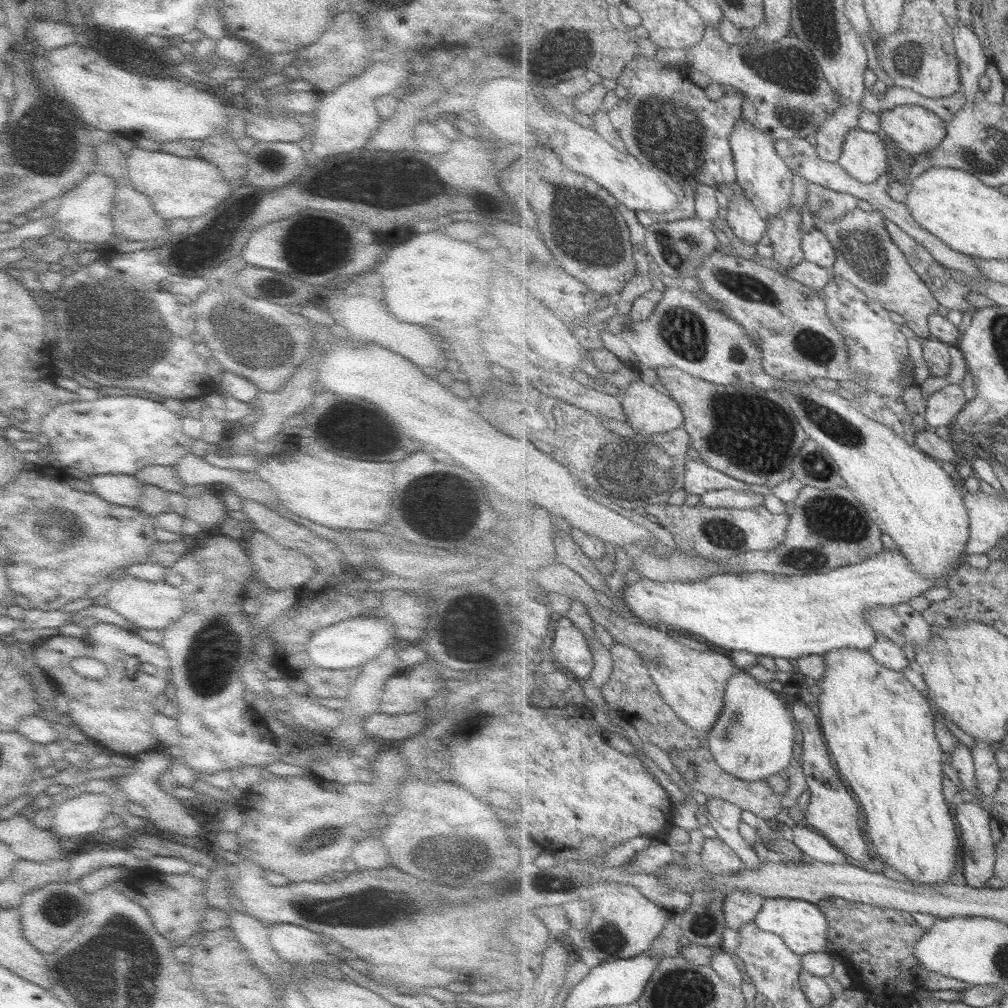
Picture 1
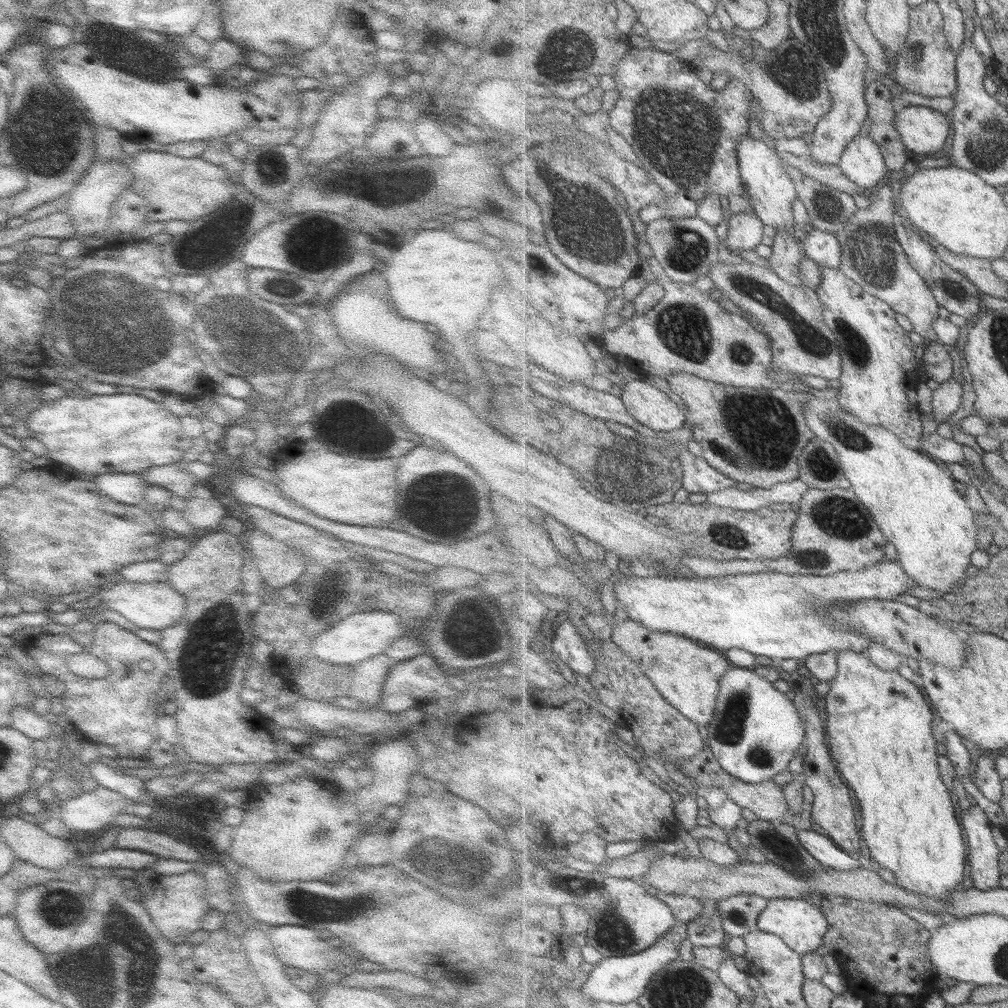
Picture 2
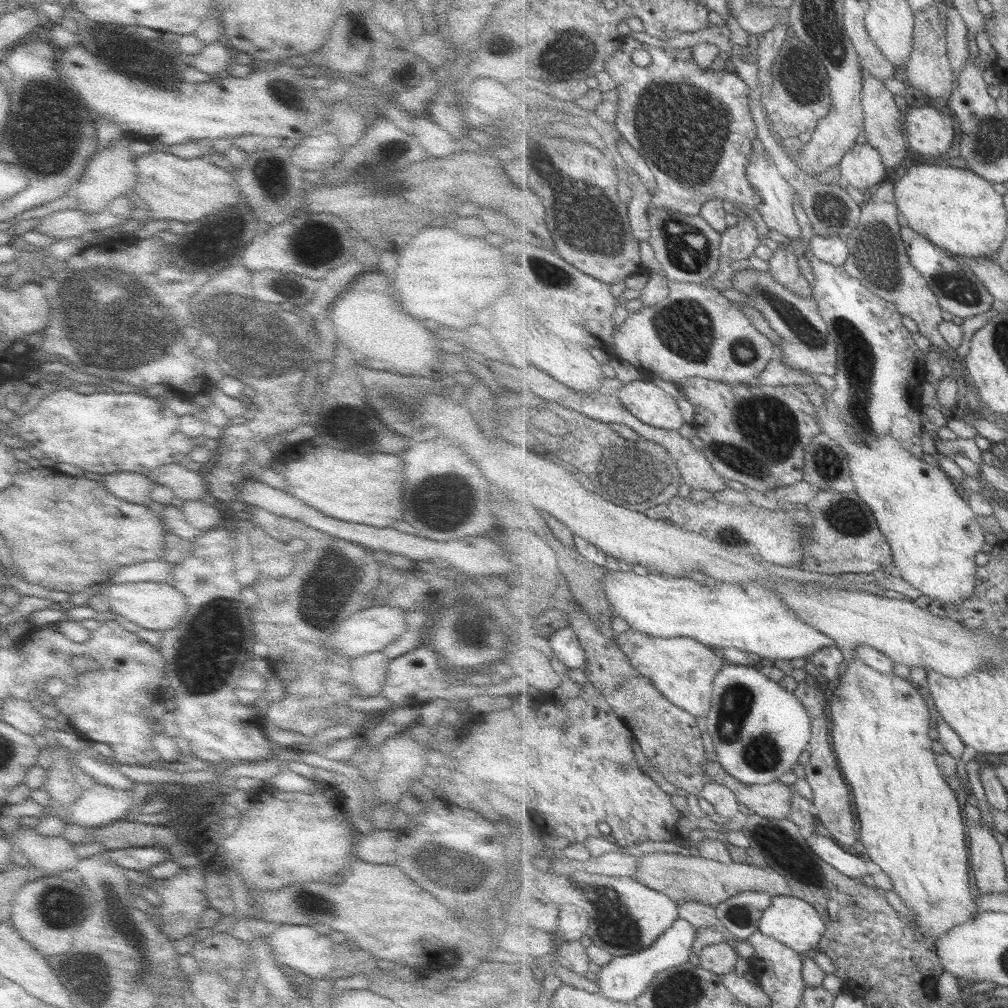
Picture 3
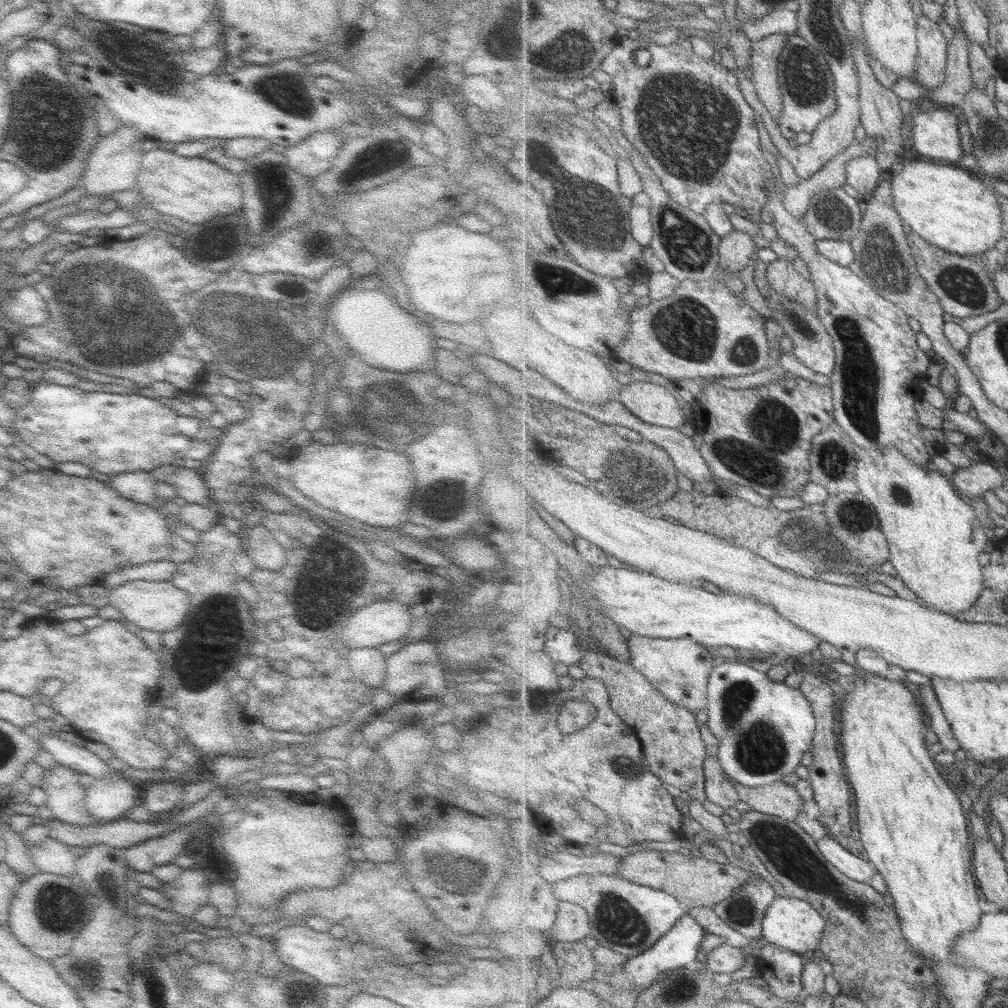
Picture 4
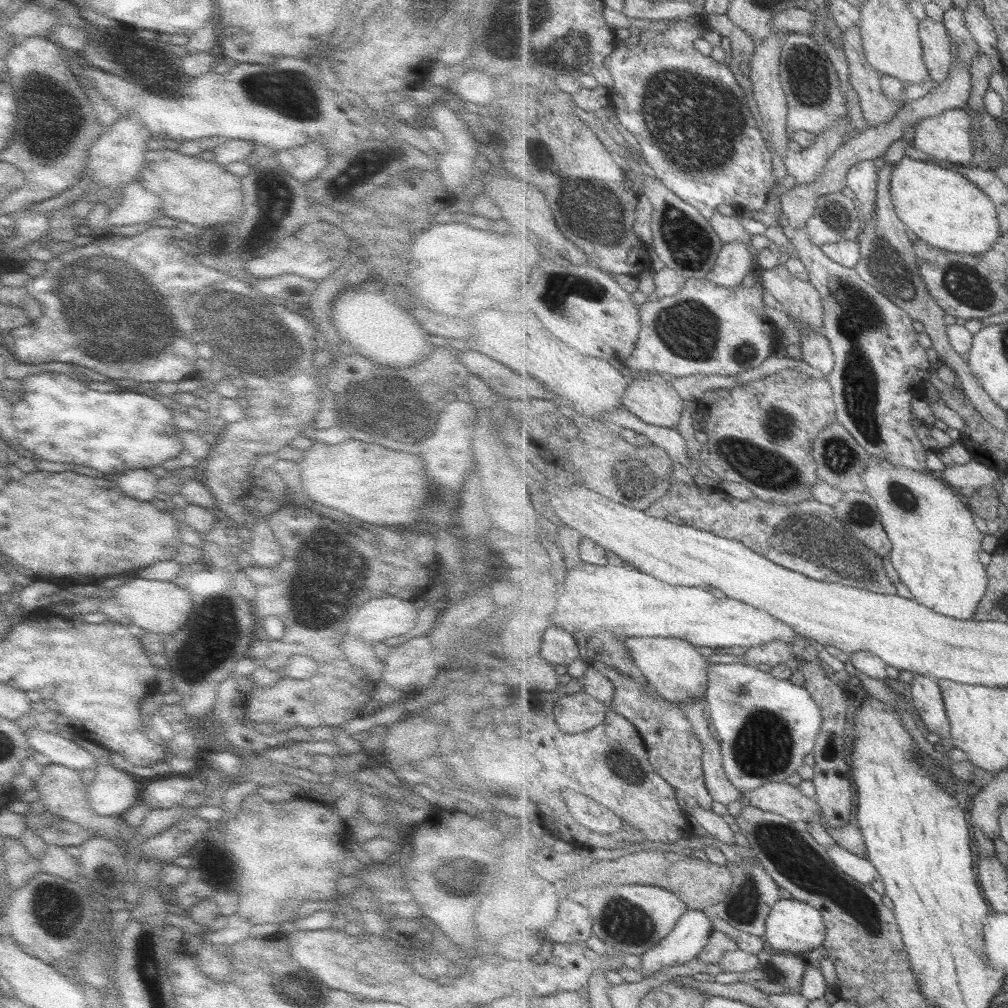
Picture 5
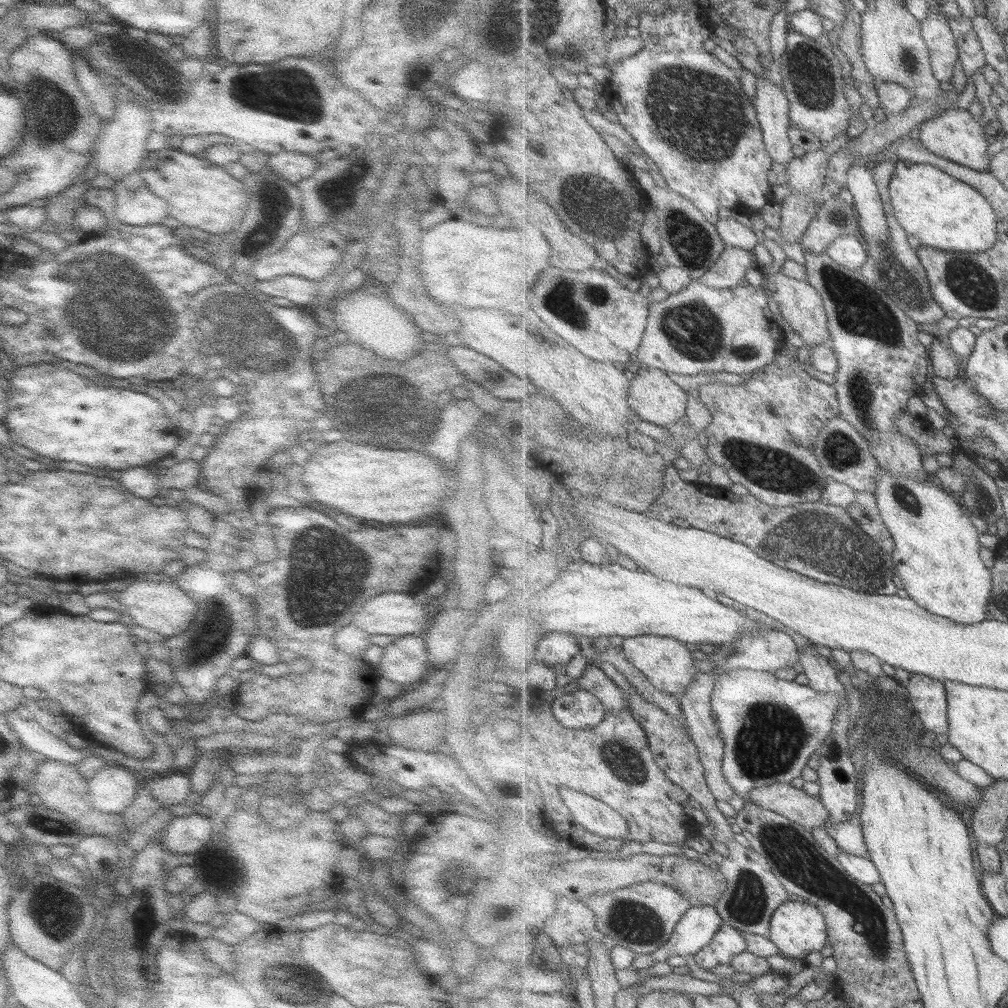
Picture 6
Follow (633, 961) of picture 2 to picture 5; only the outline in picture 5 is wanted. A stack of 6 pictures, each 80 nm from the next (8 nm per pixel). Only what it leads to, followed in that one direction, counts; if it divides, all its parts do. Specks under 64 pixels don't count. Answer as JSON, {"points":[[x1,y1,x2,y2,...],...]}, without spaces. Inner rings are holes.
{"points":[[688,909,676,927,655,947,641,955,640,978,651,976,665,966,683,964,696,958,707,946,714,933,714,924,708,911]]}

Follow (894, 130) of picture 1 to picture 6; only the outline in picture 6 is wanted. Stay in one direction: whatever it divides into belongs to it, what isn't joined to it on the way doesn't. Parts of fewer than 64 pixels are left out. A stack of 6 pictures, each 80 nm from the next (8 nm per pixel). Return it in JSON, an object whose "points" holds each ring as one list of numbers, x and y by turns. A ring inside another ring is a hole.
{"points":[[951,108,936,118,923,122,920,126,918,141,933,154,962,166,979,172,989,172,991,169,989,144,992,138,985,135,984,126,968,109]]}

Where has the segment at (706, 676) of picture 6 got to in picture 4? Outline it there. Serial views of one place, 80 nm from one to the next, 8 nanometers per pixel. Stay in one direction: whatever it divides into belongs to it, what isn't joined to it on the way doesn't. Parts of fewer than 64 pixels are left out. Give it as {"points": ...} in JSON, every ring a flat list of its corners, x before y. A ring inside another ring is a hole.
{"points":[[709,755,704,762,706,774,706,795,710,802,720,806,723,810,735,806,740,800,740,792,735,788,718,755]]}

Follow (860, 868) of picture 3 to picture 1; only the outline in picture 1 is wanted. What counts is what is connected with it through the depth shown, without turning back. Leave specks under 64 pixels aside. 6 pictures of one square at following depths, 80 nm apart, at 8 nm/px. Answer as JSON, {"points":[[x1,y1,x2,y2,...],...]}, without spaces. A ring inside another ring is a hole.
{"points":[[795,825,792,828,791,841,798,844,804,861,820,861,831,865,847,863,847,856,843,856,843,852,837,850,829,839,803,825]]}

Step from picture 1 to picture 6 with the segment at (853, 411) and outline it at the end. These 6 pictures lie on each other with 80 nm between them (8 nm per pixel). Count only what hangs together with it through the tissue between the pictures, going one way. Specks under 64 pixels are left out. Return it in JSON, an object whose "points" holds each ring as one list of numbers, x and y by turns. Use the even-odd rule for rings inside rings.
{"points":[[883,468,878,472,877,488,873,494,877,497,881,516,896,544,892,552,894,572,902,580,908,598,933,615,945,617,959,625,973,625,988,620,993,576,979,556,979,548,983,547,977,540,979,532,965,514,963,506,942,486,933,486,931,482,923,484,921,480,911,480,906,476,891,476]]}

